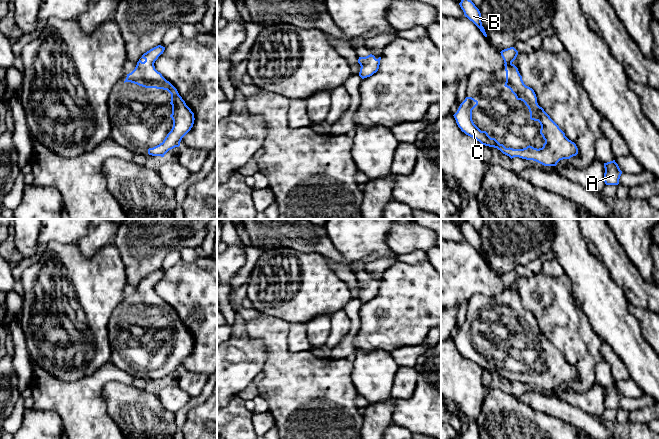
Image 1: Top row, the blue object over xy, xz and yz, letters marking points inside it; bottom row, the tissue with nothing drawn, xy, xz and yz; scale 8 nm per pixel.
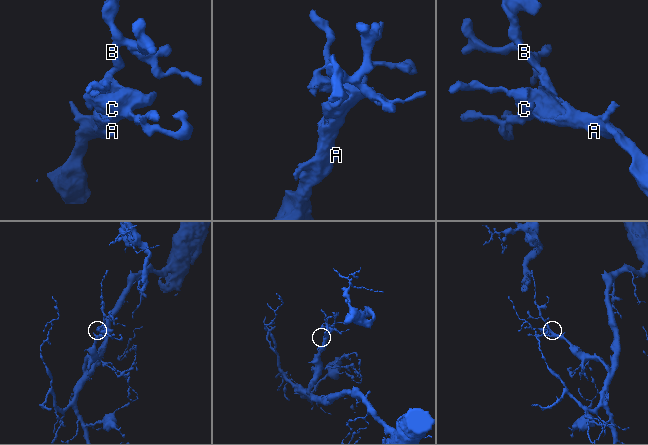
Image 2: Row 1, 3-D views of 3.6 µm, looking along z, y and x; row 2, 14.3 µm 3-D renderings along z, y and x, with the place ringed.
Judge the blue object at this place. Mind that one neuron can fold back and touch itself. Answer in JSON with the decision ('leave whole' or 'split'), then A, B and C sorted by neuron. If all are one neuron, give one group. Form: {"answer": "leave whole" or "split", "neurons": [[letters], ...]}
{"answer": "leave whole", "neurons": [["A", "B", "C"]]}

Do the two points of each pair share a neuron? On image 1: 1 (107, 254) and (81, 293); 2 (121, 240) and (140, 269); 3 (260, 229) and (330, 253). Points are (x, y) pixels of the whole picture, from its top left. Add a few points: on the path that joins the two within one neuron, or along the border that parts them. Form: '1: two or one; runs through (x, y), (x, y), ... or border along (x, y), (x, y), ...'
1: one; runs through (106, 264), (106, 268), (91, 283)
2: one; runs through (127, 247), (139, 259), (139, 262)
3: one; runs through (277, 229), (292, 229), (305, 237), (313, 238)

